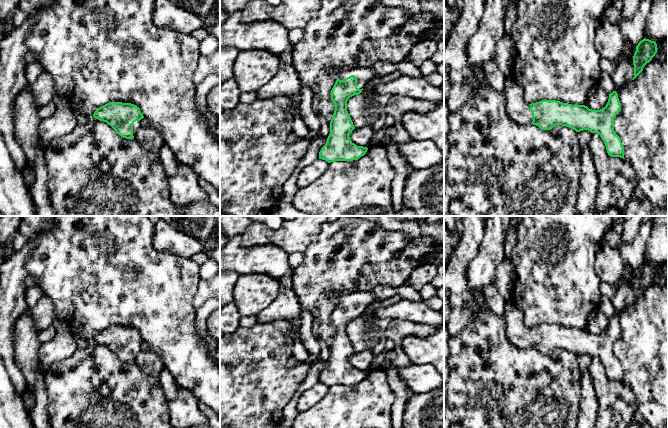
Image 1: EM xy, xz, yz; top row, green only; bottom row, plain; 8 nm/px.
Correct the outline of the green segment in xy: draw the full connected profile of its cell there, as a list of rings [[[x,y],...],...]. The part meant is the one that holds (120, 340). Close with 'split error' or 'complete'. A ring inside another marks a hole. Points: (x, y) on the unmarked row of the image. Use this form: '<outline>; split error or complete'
[[[109,326],[98,333],[93,341],[106,346],[117,358],[132,363],[141,352],[140,344],[144,342],[140,332],[131,327]]]; split error

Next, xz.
[[[373,291],[341,293],[336,300],[338,303],[330,317],[335,328],[330,358],[319,376],[319,383],[328,387],[358,384],[366,378],[368,372],[357,370],[349,361],[355,351],[347,335],[347,325],[362,316],[364,310],[375,301],[375,294]]]; split error

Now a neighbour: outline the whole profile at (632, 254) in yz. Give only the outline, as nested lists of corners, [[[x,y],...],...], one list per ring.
[[[653,221],[642,224],[638,235],[631,243],[619,244],[618,249],[624,263],[624,272],[618,285],[626,282],[625,271],[630,268],[635,277],[638,267],[644,263],[646,244],[652,231]]]

